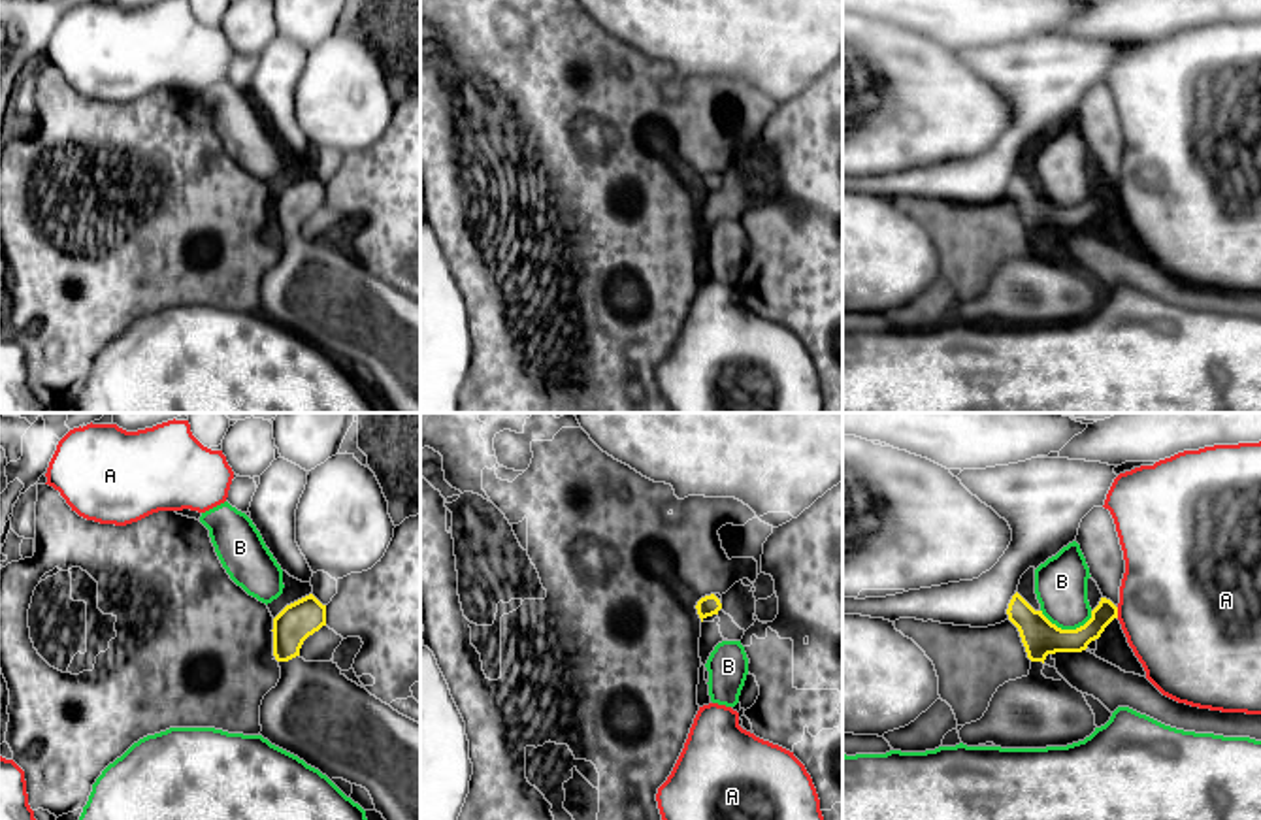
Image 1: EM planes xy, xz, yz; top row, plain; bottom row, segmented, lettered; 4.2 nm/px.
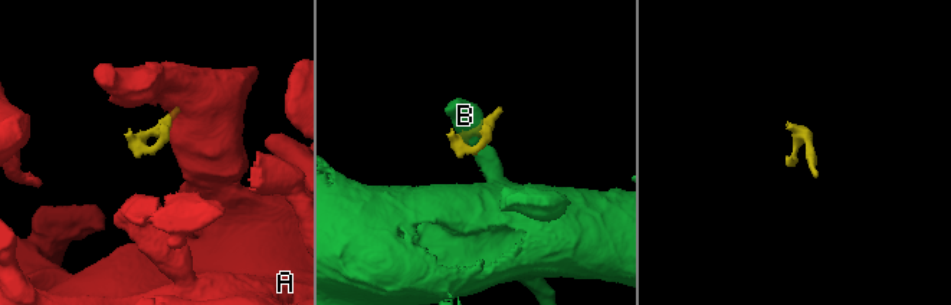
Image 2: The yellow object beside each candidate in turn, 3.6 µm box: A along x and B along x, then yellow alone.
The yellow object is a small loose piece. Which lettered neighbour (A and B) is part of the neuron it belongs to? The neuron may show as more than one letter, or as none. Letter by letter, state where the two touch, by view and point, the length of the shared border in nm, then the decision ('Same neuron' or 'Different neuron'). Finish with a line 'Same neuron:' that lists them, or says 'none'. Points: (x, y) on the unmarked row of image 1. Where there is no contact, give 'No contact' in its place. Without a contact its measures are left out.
A: Touches yellow at yz (1116, 191). Shared border 50 nm. Different neuron
B: Touches yellow at yz (1065, 208). Shared border 220 nm. Different neuron
Same neuron: none

